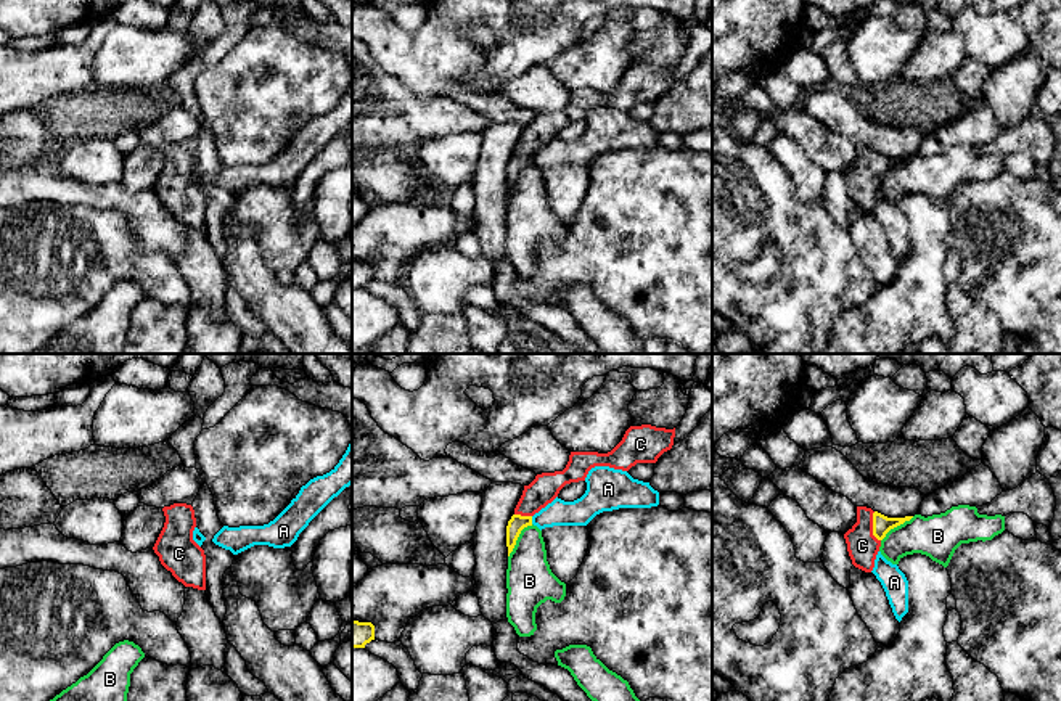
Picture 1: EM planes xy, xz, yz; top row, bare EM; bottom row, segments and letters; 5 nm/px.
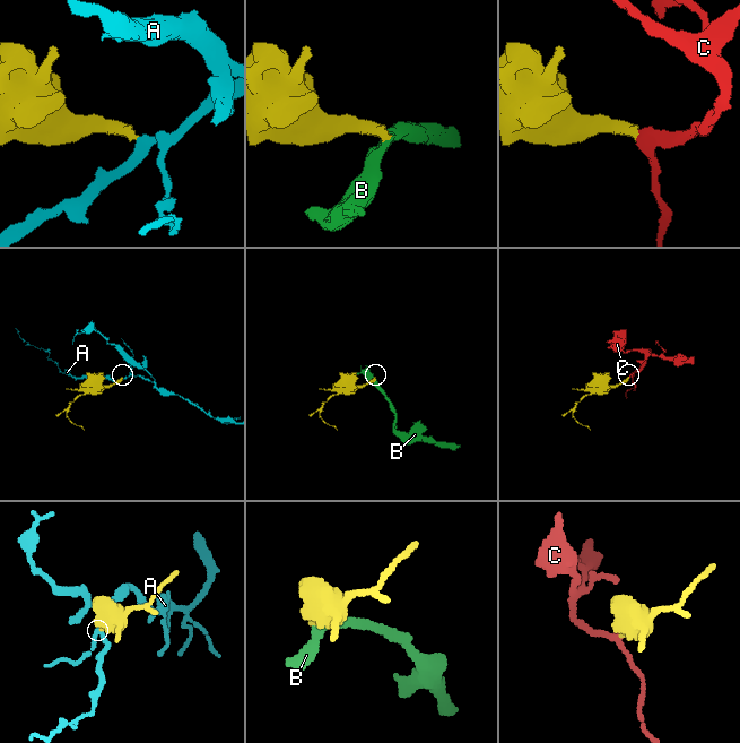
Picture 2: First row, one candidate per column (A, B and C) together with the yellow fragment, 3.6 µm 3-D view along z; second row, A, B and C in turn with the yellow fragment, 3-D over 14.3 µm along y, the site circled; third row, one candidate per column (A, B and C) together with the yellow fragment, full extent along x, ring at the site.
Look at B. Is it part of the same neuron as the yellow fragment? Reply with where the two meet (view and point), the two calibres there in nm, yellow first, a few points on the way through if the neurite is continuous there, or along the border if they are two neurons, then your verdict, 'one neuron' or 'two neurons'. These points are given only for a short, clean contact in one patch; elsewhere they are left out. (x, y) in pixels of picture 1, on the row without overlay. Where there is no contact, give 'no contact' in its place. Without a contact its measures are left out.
contact xz (516, 179); calibres 80 and 240 nm; border xz (532, 164), (521, 171), (508, 196); two neurons

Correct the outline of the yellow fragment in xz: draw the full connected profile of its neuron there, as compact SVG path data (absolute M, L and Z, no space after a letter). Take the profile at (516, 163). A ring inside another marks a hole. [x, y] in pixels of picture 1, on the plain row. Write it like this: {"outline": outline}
{"outline": "M651 64L630 66L611 92L571 92L563 111L537 114L529 125L524 125L514 154L508 161L508 196L521 170L532 166L532 156L551 143L566 124L585 121L588 111L595 106L629 111L637 103L656 103L664 92L672 88L674 77L675 68L666 69Z"}

